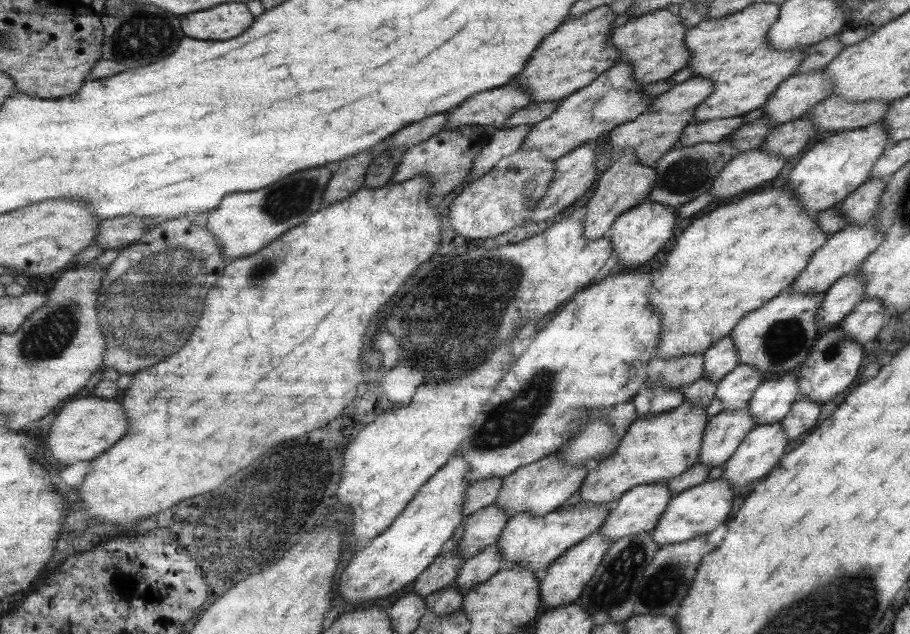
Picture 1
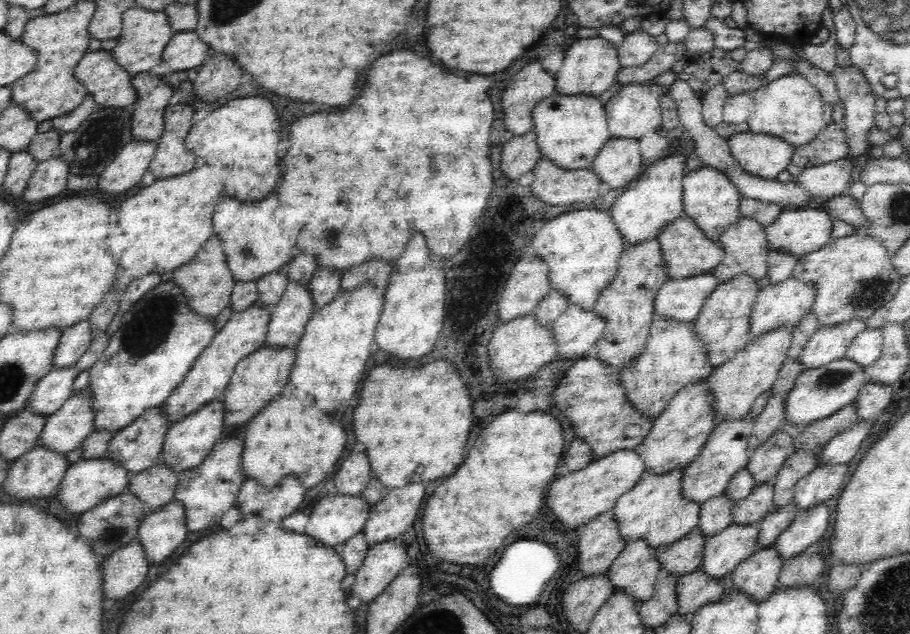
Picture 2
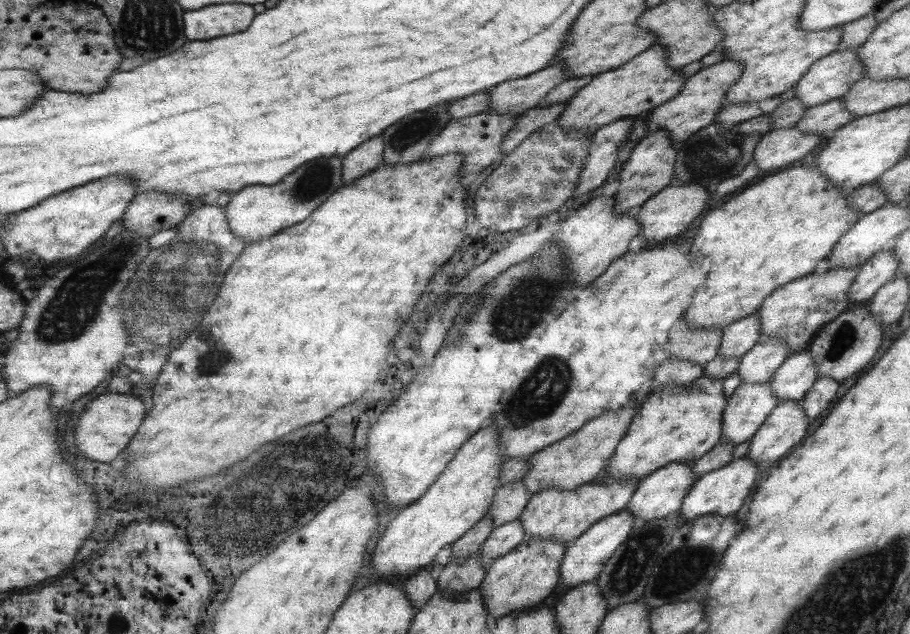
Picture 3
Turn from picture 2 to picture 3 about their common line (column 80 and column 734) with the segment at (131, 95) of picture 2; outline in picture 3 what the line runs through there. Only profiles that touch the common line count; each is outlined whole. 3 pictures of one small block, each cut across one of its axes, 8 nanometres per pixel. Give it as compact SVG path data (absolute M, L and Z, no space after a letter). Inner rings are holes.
M724 58L722 61L703 67L686 79L686 85L679 91L679 95L648 112L648 123L659 124L659 129L665 129L670 134L673 144L685 142L693 133L714 122L717 113L722 110L730 87L735 85L740 77L742 77L742 64L739 61Z

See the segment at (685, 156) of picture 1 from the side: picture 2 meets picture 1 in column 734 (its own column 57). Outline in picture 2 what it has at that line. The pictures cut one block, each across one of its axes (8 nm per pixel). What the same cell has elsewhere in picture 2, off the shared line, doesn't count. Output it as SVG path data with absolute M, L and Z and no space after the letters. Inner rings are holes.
M116 107L98 108L77 130L61 133L60 147L57 154L68 163L69 174L72 176L88 176L100 174L113 160L119 151L134 139L131 131L132 107L124 109Z

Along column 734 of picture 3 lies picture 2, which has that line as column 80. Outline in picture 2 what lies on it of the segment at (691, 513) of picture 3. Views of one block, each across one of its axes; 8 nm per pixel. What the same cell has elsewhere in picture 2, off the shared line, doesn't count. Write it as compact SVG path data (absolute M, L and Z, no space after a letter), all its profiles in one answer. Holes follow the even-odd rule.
M106 455L100 458L88 458L88 460L79 459L70 464L63 476L58 498L66 512L70 512L70 514L86 512L106 498L117 496L127 490L131 476L132 474L128 473L123 466L119 466Z

